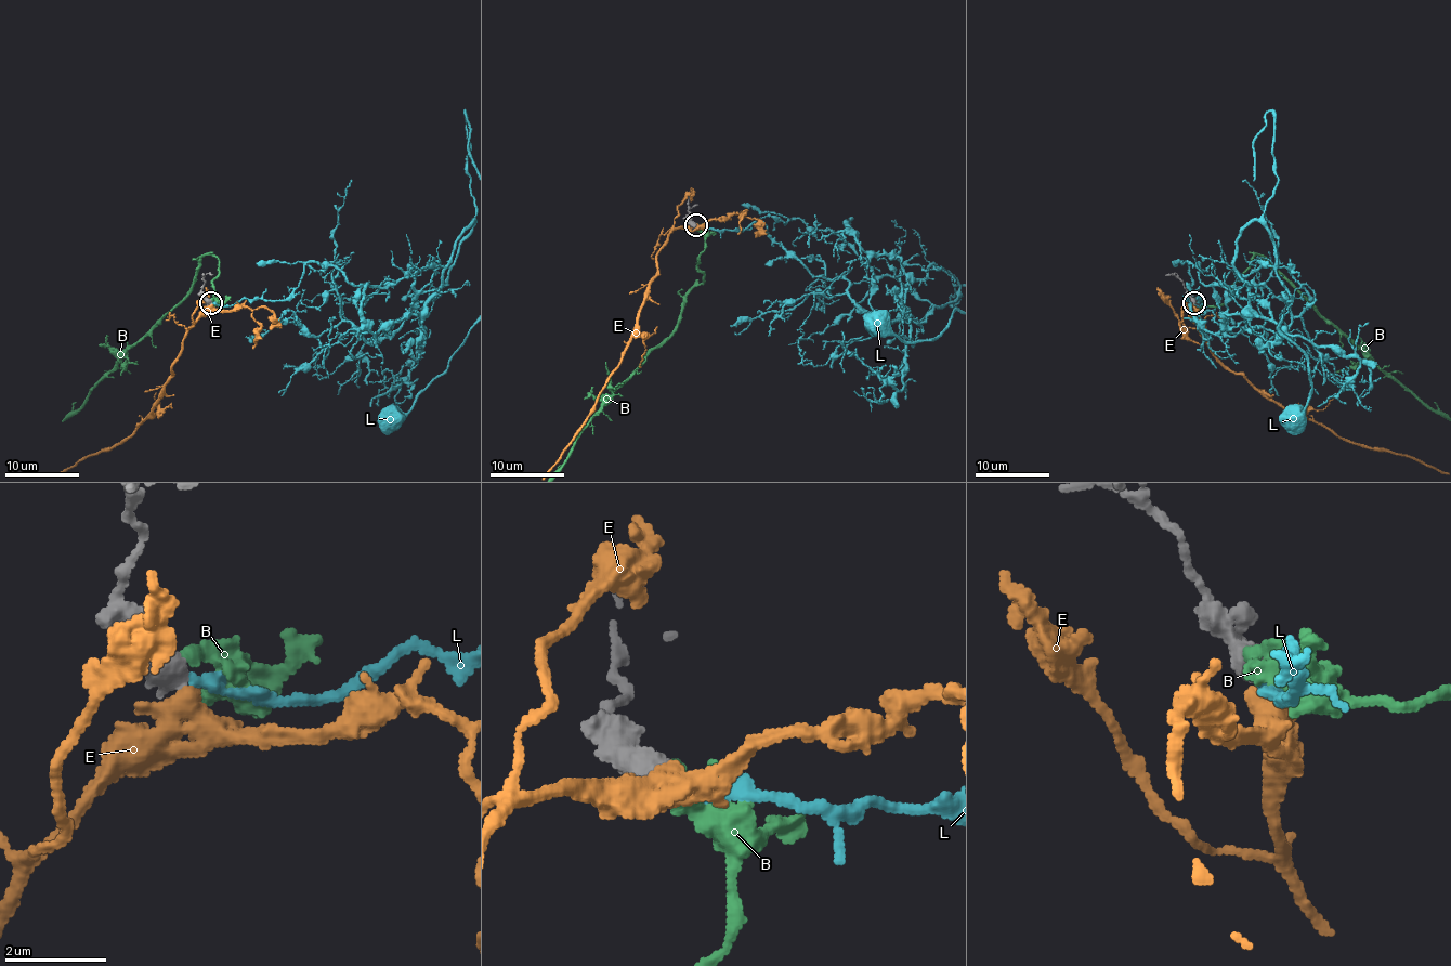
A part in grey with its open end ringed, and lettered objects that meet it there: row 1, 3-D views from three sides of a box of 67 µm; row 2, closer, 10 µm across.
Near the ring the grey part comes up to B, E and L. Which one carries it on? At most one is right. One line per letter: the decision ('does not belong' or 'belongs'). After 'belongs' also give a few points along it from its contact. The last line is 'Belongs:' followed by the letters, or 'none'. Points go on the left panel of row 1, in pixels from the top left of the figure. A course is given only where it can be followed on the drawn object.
B: does not belong
E: does not belong
L: belongs; it runs (211, 302), (284, 300), (315, 261), (354, 286), (451, 265), (475, 216), (465, 112)
Belongs: L

